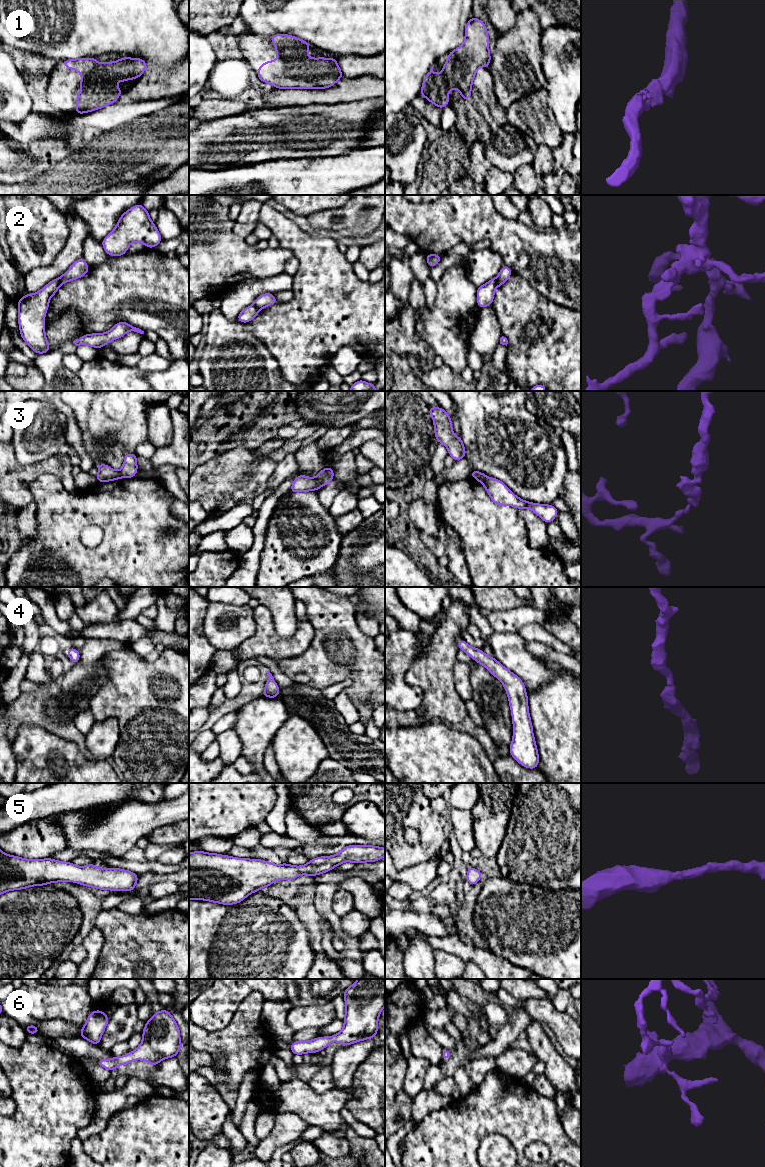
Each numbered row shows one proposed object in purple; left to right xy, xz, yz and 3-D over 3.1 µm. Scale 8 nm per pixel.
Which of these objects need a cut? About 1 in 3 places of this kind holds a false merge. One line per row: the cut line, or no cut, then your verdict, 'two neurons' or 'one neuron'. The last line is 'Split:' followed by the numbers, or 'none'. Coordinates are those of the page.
1: cut none; one neuron
2: cut xy (60, 277), (58, 288), (50, 296); two neurons
3: cut xz (314, 478), (319, 487); two neurons
4: cut none; one neuron
5: cut none; one neuron
6: cut none; one neuron
Split: 2, 3

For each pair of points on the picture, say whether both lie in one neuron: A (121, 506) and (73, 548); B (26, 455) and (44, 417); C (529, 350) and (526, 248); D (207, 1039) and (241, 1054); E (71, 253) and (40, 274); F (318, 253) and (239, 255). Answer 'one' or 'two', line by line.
A: one
B: one
C: two
D: one
E: one
F: two

